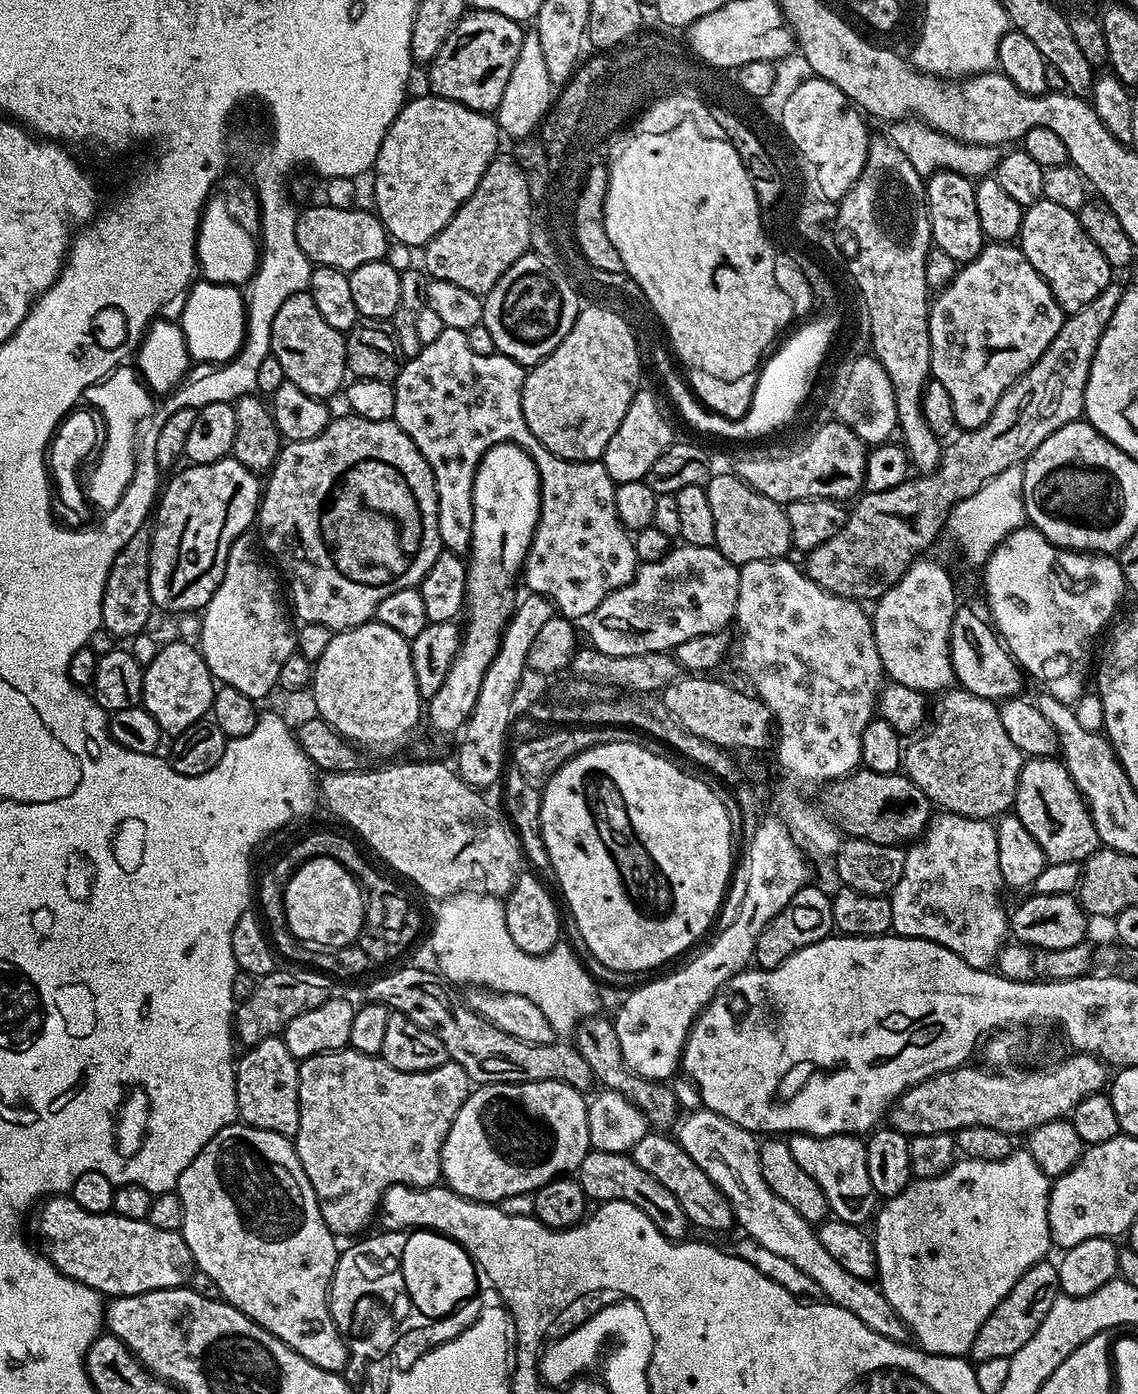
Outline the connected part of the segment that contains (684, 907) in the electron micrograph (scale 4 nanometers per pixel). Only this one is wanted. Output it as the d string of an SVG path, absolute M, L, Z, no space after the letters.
M610 742L606 746L594 746L585 752L579 752L574 758L570 758L558 769L547 777L546 783L543 785L540 793L540 836L544 840L544 845L548 851L548 863L550 872L556 875L556 880L560 883L560 892L564 895L564 900L568 903L568 908L572 911L572 920L576 923L576 928L580 931L580 936L584 939L587 955L598 958L598 962L602 962L606 966L610 966L610 970L622 970L623 972L644 972L648 968L657 968L659 964L664 964L668 960L676 960L680 955L707 930L712 924L712 919L716 916L716 911L720 908L720 903L724 900L724 891L728 888L728 875L732 872L732 853L734 847L731 844L731 826L730 819L727 817L727 810L722 802L718 800L718 795L714 794L710 783L707 779L699 780L696 776L691 776L688 772L683 772L678 765L672 760L667 760L664 756L659 756L656 752L644 748L643 743L635 744L634 742Z

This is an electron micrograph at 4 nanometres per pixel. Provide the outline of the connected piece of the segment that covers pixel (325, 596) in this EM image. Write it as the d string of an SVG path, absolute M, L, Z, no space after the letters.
M355 414L347 415L348 416L337 415L333 418L332 421L326 426L326 430L322 430L322 434L318 434L318 438L306 438L306 442L288 442L281 447L280 456L276 459L276 464L272 467L271 473L267 477L267 480L269 479L268 484L266 480L266 483L263 485L262 495L260 497L260 507L258 509L258 528L260 524L261 530L264 531L264 540L262 536L263 551L271 557L274 561L275 567L282 573L283 579L286 581L287 591L288 588L292 591L292 604L290 600L290 608L294 613L295 619L306 624L321 624L322 626L326 626L327 628L333 630L357 628L359 624L369 623L369 621L375 617L378 606L382 602L382 598L390 598L390 594L394 594L394 590L417 587L422 577L424 577L430 570L430 566L434 566L434 562L439 558L442 551L440 531L438 530L438 498L436 497L436 479L430 470L430 466L426 462L426 458L418 450L418 446L414 446L412 439L410 439L409 436L396 425L395 419L371 420L370 418L362 418L361 416L357 416Z

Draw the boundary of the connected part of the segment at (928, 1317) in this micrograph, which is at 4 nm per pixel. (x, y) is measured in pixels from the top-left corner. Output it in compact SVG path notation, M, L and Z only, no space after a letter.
M1014 1150L1005 1160L998 1162L982 1162L981 1160L957 1159L952 1167L946 1169L941 1176L935 1176L929 1180L913 1179L907 1188L883 1201L882 1207L875 1213L874 1247L876 1249L876 1276L878 1287L884 1293L886 1302L894 1306L897 1314L904 1319L905 1324L917 1336L919 1347L925 1352L933 1352L936 1356L955 1356L969 1351L986 1318L998 1306L998 1302L1011 1290L1018 1278L1026 1274L1036 1264L1045 1259L1048 1248L1053 1247L1050 1226L1048 1225L1048 1189L1050 1178L1030 1158L1027 1150Z

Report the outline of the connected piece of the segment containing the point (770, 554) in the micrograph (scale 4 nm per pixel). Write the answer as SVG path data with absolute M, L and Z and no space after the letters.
M717 471L706 485L710 510L714 514L714 547L734 565L759 560L779 560L789 555L792 548L790 522L784 508L770 498L758 494L745 480L731 471Z

